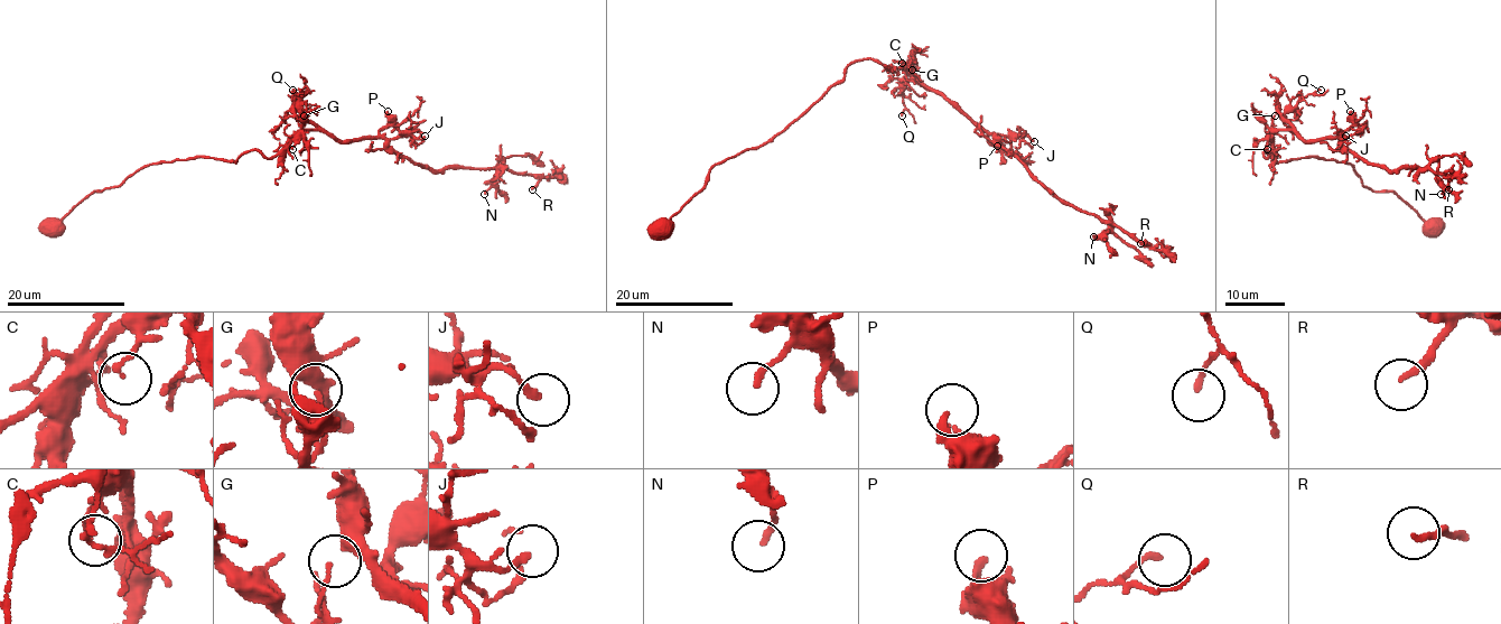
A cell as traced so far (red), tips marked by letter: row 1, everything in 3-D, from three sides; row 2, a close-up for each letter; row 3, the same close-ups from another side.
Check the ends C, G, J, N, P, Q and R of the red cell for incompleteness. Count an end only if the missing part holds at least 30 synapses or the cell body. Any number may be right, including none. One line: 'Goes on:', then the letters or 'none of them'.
Goes on: none of them

